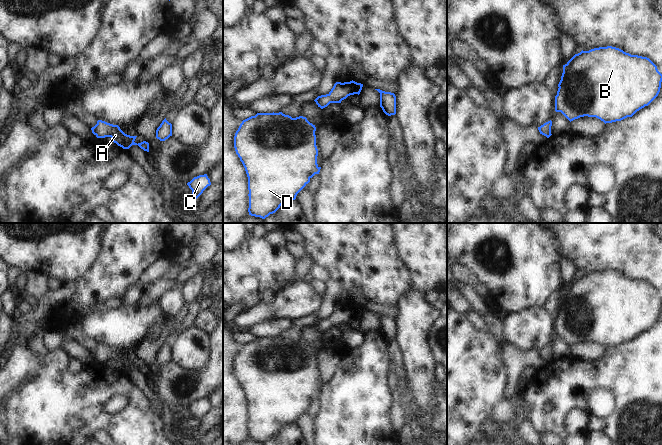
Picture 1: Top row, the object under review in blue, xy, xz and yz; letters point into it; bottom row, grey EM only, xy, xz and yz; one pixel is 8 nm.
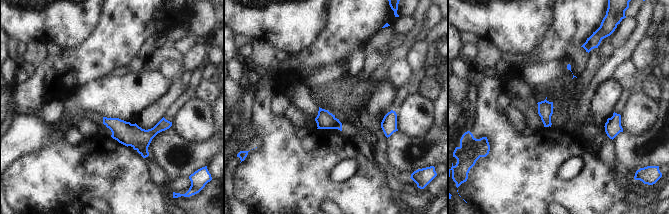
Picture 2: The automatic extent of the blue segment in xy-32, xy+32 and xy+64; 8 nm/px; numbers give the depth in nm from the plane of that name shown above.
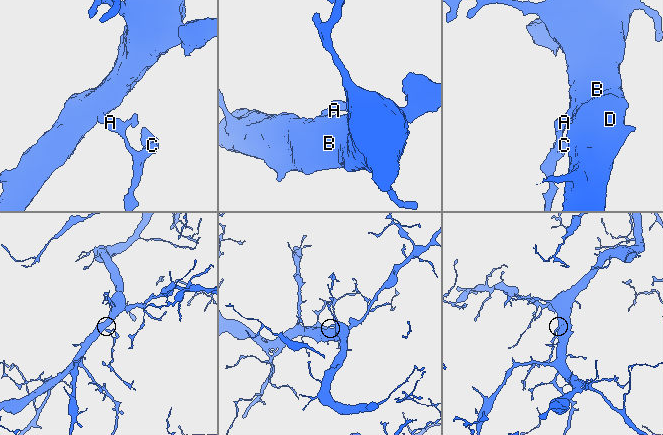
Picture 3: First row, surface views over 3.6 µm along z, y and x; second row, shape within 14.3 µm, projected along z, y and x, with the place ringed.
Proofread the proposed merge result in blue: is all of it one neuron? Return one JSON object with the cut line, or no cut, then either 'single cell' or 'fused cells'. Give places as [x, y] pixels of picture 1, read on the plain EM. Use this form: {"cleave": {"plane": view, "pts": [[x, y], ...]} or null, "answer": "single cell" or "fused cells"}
{"cleave": null, "answer": "single cell"}

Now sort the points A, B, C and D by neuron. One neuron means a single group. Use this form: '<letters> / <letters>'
A B C D

